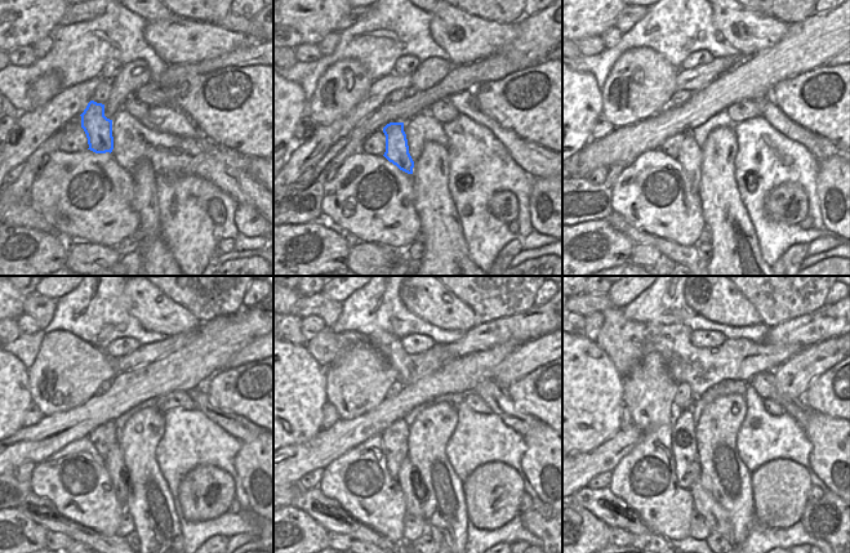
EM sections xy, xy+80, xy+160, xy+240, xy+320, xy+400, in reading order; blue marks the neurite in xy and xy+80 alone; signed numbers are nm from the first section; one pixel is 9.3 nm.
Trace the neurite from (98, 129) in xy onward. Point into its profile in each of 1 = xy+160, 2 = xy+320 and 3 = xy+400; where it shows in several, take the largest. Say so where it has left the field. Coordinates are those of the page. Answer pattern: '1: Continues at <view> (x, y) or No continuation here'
1: Continues at xy+160 (690, 156)
2: Continues at xy+320 (413, 496)
3: Continues at xy+400 (703, 502).

